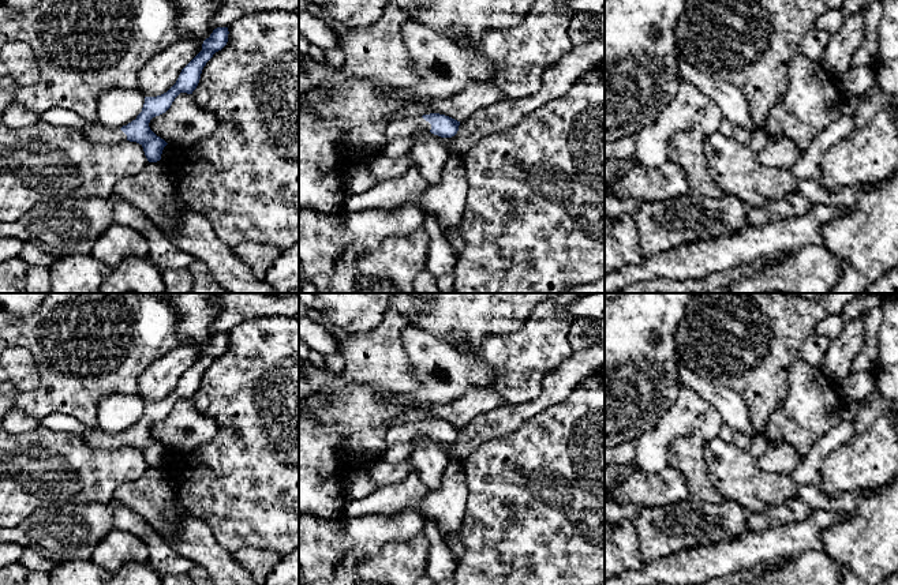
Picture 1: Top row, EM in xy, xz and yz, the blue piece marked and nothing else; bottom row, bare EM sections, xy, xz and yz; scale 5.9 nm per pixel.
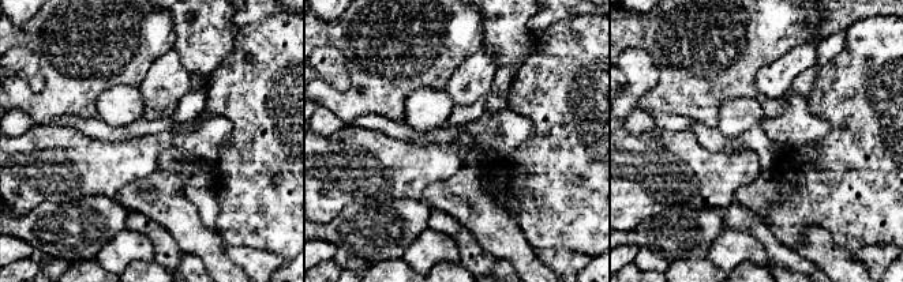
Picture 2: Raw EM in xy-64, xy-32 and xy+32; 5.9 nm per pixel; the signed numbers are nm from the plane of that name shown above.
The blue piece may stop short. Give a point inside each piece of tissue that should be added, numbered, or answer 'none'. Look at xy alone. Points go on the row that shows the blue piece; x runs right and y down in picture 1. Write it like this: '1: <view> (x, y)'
1: xy (97, 132)

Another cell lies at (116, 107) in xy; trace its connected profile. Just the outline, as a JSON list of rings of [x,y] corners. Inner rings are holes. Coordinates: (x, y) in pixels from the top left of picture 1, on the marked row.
[[[108,89],[98,98],[97,121],[108,128],[121,128],[136,119],[143,104],[139,89]]]

